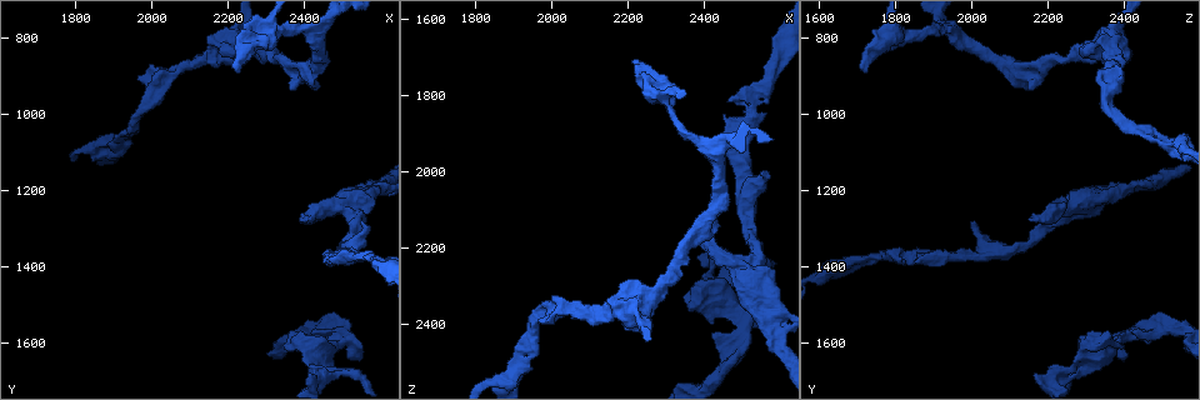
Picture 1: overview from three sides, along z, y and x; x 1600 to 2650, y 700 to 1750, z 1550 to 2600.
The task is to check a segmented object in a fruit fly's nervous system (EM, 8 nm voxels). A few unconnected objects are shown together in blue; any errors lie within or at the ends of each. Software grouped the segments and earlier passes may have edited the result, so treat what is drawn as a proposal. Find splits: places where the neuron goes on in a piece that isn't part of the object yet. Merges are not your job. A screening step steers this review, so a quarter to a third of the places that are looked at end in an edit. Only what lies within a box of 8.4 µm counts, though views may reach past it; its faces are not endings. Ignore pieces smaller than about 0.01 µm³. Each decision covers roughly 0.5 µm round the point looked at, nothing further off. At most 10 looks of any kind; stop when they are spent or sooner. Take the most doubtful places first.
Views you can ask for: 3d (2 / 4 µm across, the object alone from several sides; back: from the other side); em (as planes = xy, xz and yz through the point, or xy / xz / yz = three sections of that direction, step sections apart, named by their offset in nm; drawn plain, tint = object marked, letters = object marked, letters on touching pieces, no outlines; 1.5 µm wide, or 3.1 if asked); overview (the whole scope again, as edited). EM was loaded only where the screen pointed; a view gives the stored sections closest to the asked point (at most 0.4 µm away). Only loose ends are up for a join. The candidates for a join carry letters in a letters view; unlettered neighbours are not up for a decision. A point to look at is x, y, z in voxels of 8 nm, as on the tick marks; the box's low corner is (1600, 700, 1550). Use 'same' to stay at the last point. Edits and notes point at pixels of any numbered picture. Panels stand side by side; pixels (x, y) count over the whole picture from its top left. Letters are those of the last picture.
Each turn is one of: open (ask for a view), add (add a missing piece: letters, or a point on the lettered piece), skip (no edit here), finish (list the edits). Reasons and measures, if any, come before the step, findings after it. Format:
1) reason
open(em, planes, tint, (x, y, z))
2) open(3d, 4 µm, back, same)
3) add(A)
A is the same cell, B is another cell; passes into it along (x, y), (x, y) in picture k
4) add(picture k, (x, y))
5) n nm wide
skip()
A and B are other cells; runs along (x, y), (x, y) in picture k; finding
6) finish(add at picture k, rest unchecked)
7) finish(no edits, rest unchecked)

an open end
open(em, planes, letters, (2555, 1290, 1995))

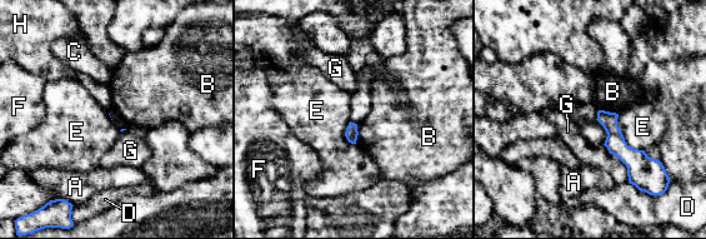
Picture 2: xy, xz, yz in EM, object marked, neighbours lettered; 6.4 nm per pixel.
skip()
A, B, C, D, E, F, G and H are other cells; border along (617, 114), (624, 140), (644, 150) in picture 2; none of them fits

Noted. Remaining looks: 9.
free end
open(em, xz, step 4, letters, (2215, 895, 1730))

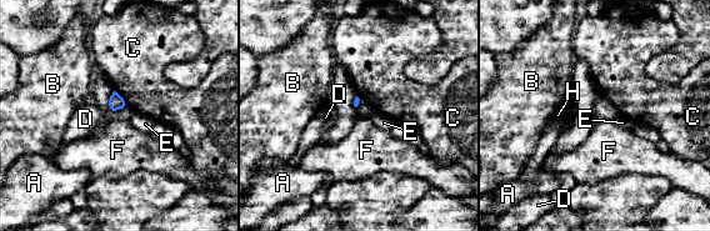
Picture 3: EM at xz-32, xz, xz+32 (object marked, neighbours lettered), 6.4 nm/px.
open(em, planes, letters, same)

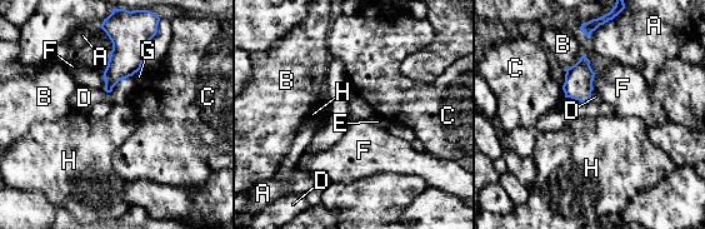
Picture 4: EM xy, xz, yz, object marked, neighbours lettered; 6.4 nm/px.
skip()
A, B, C, D, E, F, G and H are other cells; no lettered piece goes on from it

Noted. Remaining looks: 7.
branch stops here
open(em, xz, step 8, tint, (2150, 800, 2335))

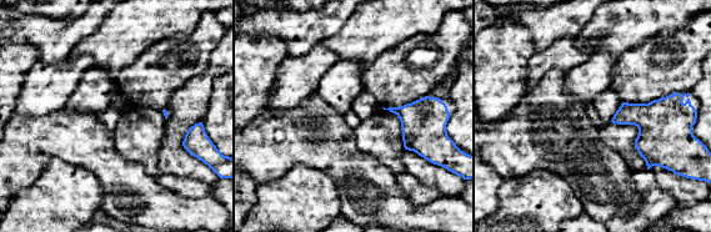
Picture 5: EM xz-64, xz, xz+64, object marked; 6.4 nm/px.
cut it another way
open(em, xy, step 4, letters, same)

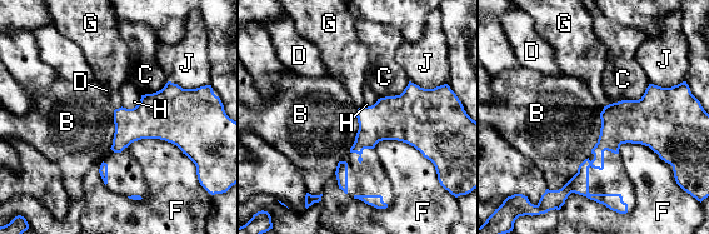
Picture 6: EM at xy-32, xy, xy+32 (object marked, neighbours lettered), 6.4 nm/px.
skip()
B, C, D, F, G, H and J are other cells; border along (141, 95), (134, 106), (121, 106) in picture 6; none of them fits

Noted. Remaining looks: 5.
open(3d, 2 µm, (2425, 1575, 2425))

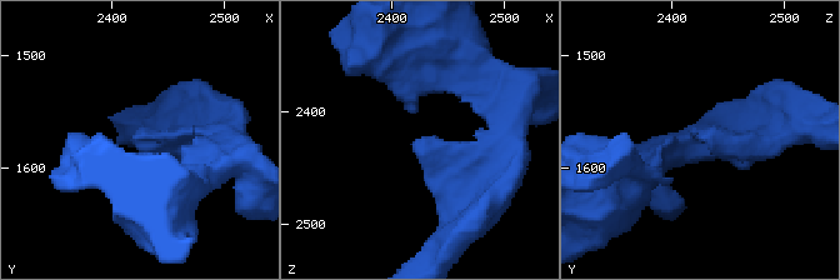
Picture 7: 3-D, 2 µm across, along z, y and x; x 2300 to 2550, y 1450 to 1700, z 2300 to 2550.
open(em, yz, step 4, letters, (2426, 1572, 2422))

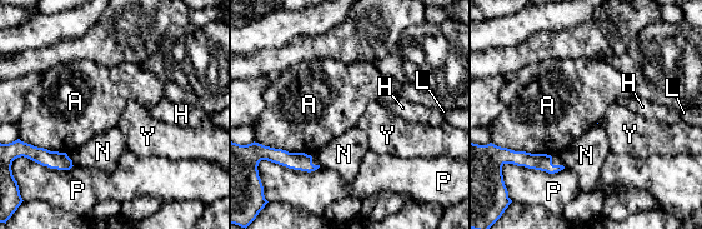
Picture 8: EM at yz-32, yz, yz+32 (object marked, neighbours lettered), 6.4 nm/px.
open(em, planes, letters, same)

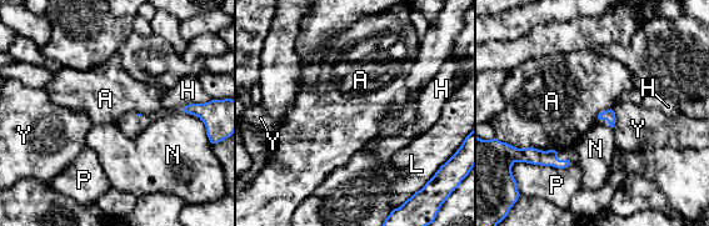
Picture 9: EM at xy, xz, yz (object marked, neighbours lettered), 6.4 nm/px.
P touches over 300 nm
skip()
A, H, L, N, P and Y are other cells; none of them fits

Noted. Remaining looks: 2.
branch stops here
open(3d, 4 µm, back, (2405, 1685, 2160))

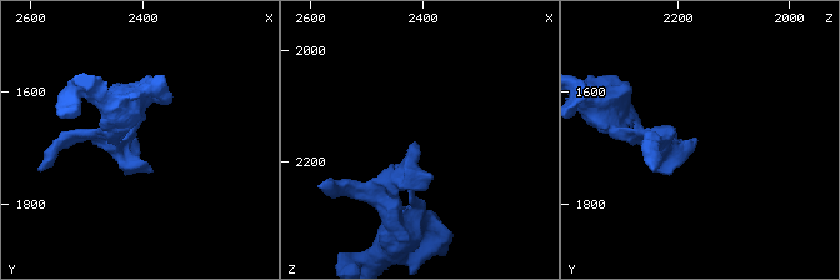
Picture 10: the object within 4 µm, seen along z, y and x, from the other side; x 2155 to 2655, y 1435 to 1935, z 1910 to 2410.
shape alone is not enough
open(em, planes, letters, (2410, 1685, 2170))

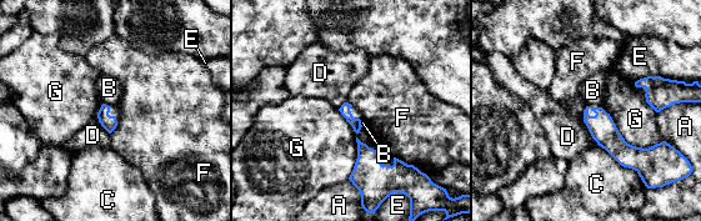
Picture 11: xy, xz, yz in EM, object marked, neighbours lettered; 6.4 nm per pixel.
skip()
A, B, C, D, E, F and G are other cells; runs along (586, 112), (630, 156), (650, 156) in picture 11; none of them fits

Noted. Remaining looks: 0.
finish(no edits, rest unchecked)

